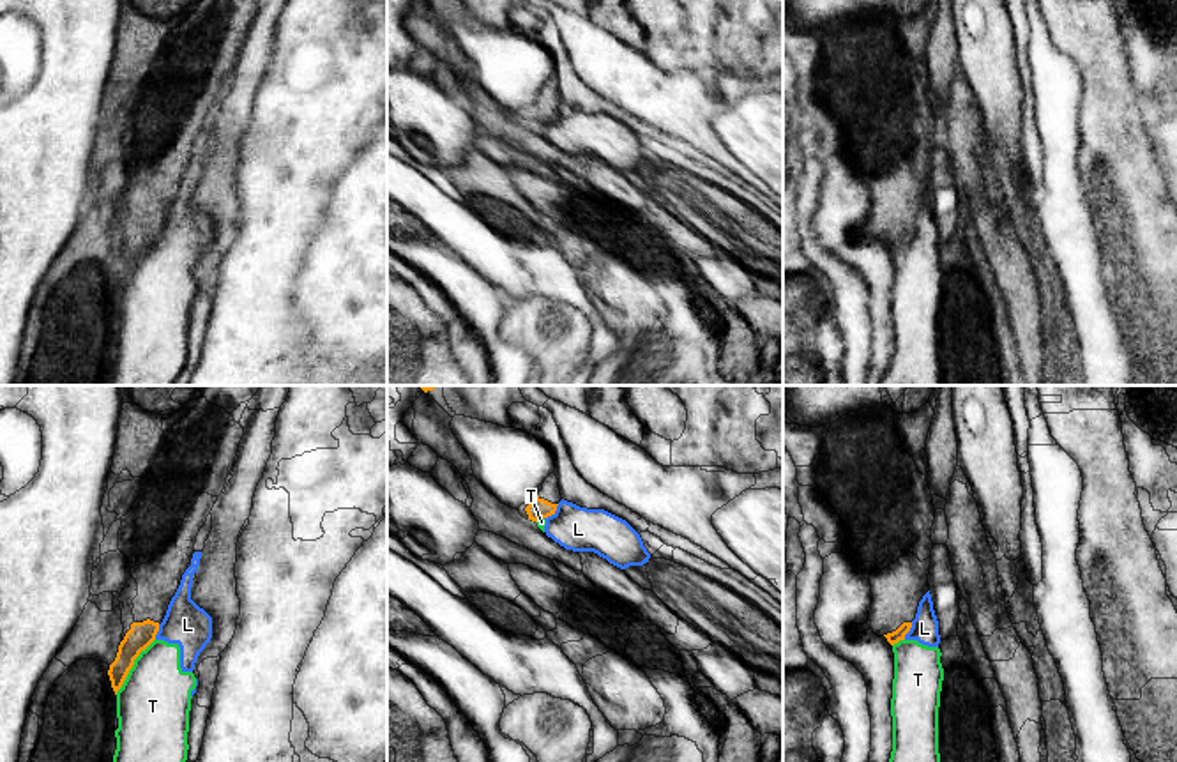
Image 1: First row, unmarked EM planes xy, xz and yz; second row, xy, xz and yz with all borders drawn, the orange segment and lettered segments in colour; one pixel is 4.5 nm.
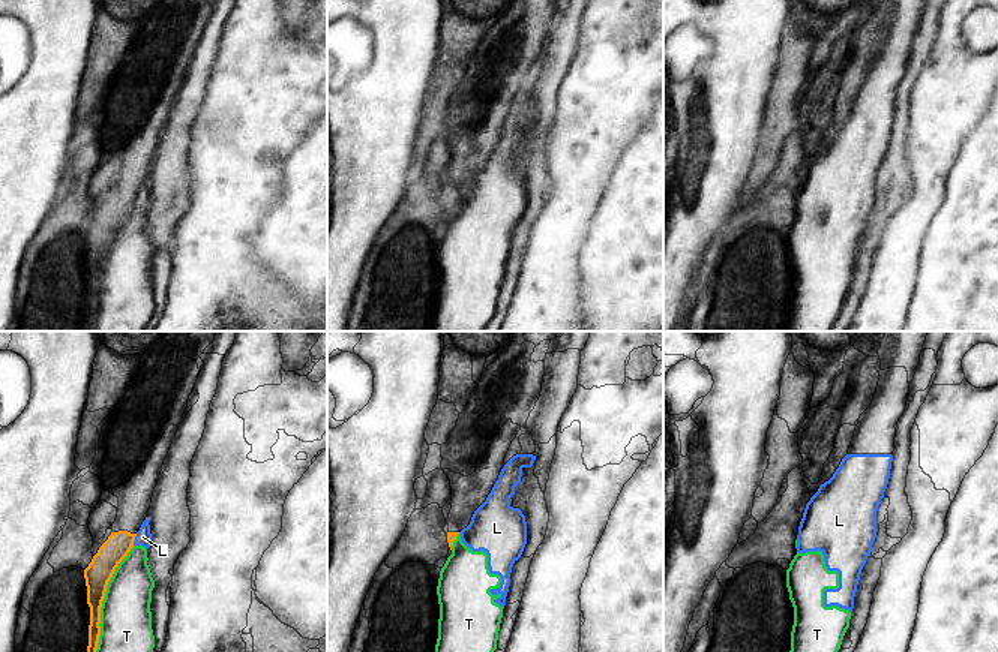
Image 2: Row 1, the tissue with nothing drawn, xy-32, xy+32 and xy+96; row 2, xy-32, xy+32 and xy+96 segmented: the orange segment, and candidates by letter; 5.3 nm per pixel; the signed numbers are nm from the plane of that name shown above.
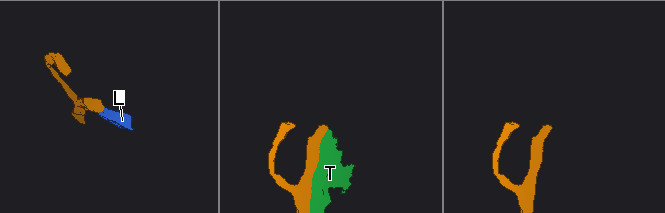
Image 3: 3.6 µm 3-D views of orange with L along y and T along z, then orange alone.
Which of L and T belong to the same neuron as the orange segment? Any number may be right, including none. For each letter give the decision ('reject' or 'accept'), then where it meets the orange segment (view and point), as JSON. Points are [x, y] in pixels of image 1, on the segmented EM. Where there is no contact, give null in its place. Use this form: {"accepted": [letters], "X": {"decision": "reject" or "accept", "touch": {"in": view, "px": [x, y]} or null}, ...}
{"accepted": [], "L": {"decision": "reject", "touch": {"in": "xz", "px": [552, 513]}}, "T": {"decision": "reject", "touch": {"in": "xy", "px": [131, 667]}}}

